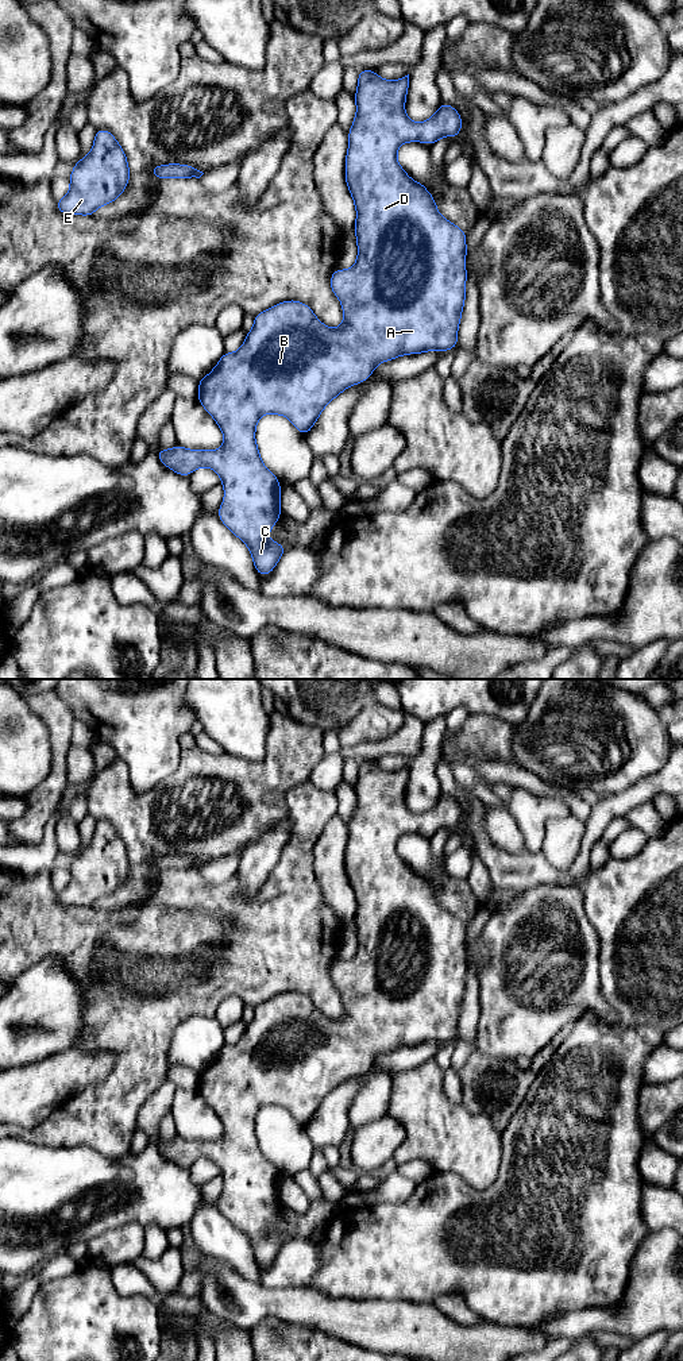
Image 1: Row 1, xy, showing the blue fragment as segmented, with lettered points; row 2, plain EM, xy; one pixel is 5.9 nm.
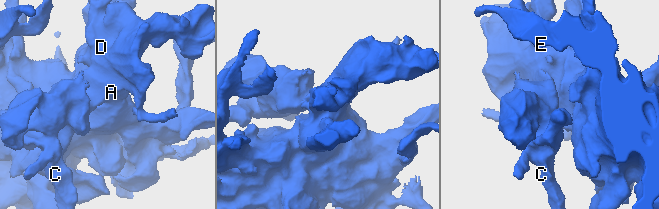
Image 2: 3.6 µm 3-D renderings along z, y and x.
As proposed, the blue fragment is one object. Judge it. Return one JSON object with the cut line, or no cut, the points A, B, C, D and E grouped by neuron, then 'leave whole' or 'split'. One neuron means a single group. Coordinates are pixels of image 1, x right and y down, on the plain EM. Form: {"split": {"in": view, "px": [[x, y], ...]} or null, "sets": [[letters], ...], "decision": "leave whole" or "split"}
{"split": null, "sets": [["A", "B", "C", "D", "E"]], "decision": "leave whole"}

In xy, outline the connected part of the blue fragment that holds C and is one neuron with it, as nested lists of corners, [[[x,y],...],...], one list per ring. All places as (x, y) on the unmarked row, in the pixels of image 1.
[[[360,762],[358,768],[358,782],[354,786],[356,807],[348,824],[346,847],[346,874],[356,899],[354,922],[358,949],[351,960],[340,960],[331,967],[331,980],[344,1003],[342,1017],[325,1018],[310,998],[296,991],[279,994],[254,1007],[254,1018],[243,1037],[236,1044],[225,1044],[215,1060],[198,1072],[197,1091],[220,1118],[223,1137],[215,1142],[186,1141],[178,1136],[171,1141],[158,1141],[159,1152],[180,1167],[190,1167],[198,1158],[209,1158],[219,1165],[224,1177],[219,1208],[244,1233],[259,1266],[270,1265],[286,1244],[281,1234],[269,1231],[269,1223],[281,1206],[281,1175],[259,1148],[255,1133],[259,1110],[269,1104],[285,1107],[297,1122],[306,1126],[336,1087],[352,1076],[364,1073],[379,1055],[431,1041],[444,1044],[458,1036],[458,1019],[466,991],[466,924],[439,905],[427,879],[413,872],[398,855],[397,841],[406,833],[432,836],[444,828],[459,828],[463,813],[459,803],[445,794],[431,810],[412,813],[405,805],[408,779],[409,766],[387,772],[374,762]]]

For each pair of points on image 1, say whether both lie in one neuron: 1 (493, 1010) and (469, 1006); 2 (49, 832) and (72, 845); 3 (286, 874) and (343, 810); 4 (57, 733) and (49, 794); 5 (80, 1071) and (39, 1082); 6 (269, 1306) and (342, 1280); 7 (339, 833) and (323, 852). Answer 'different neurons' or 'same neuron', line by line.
1: different neurons
2: different neurons
3: different neurons
4: same neuron
5: same neuron
6: different neurons
7: same neuron

